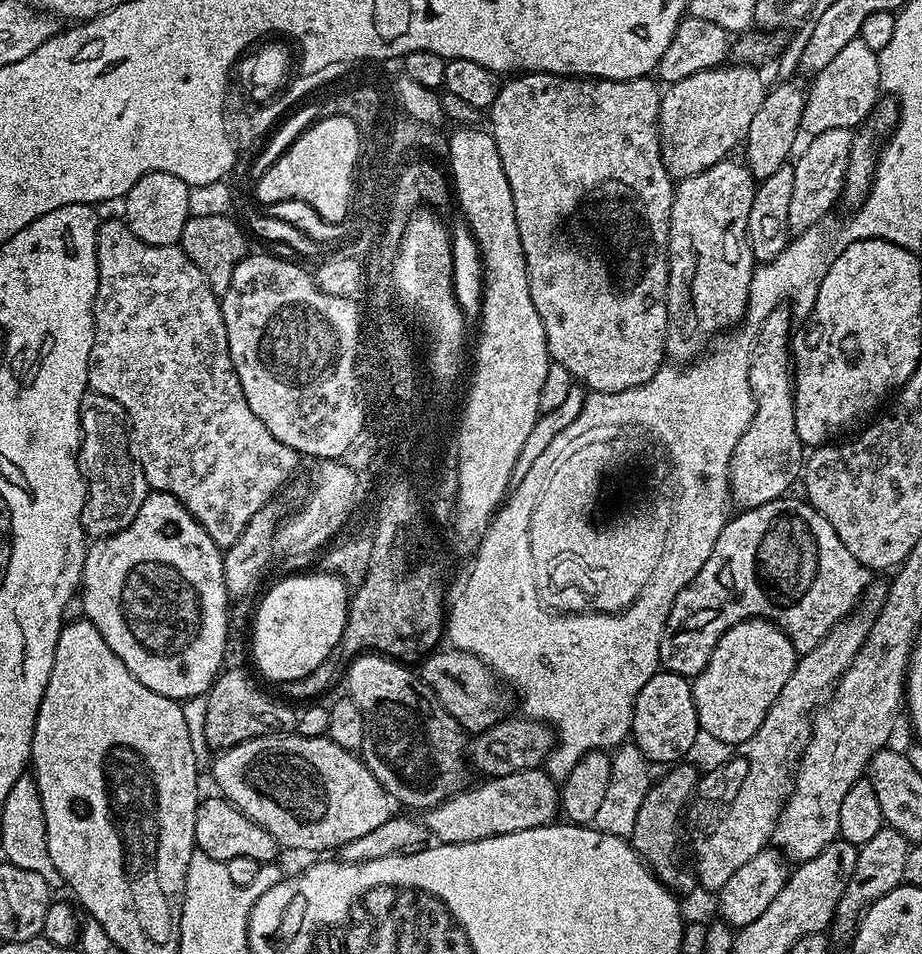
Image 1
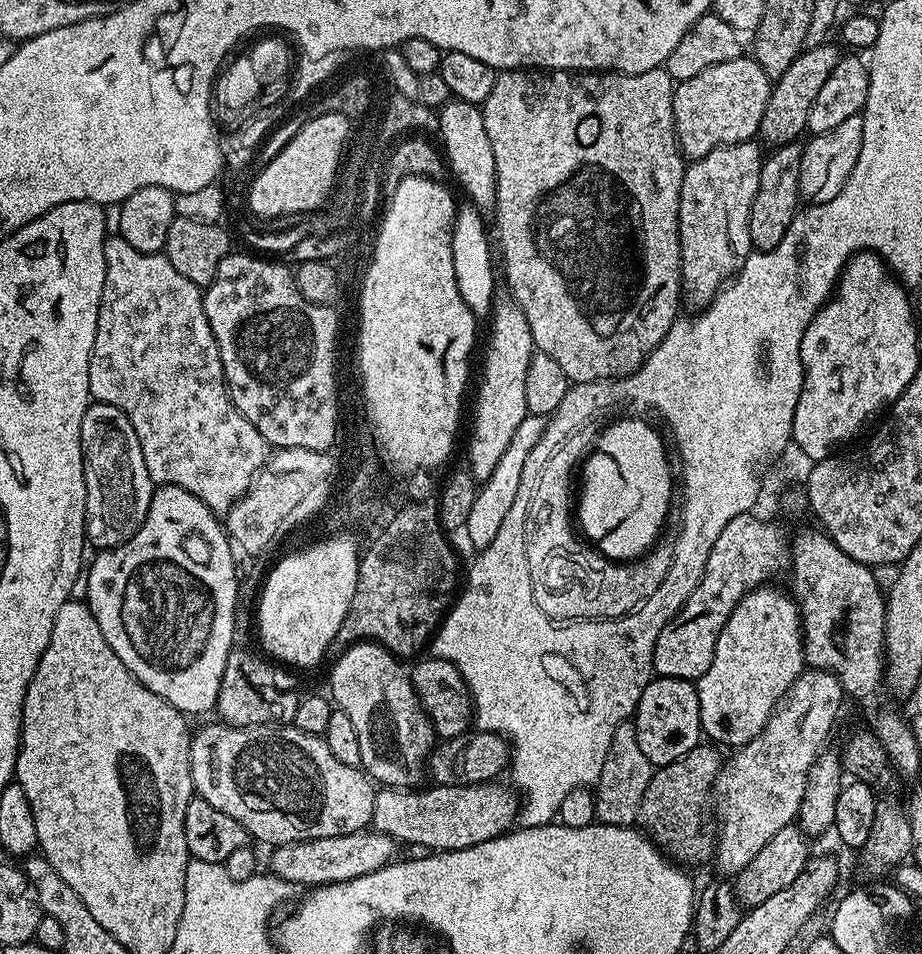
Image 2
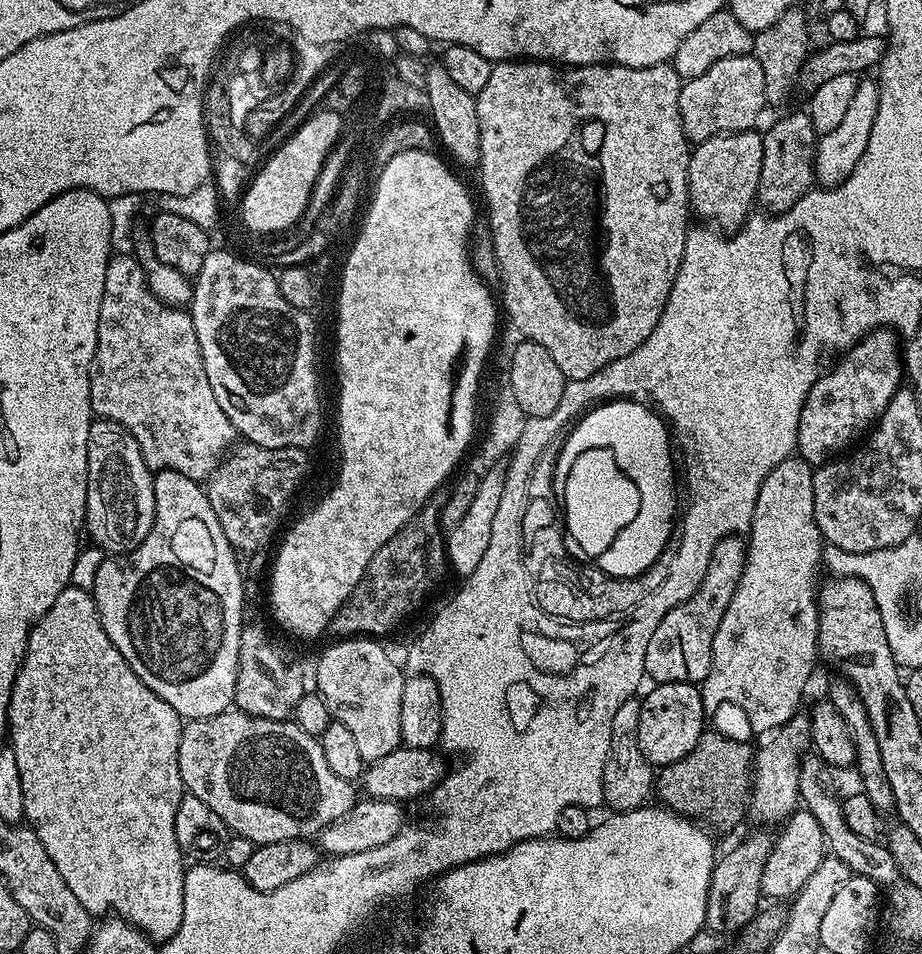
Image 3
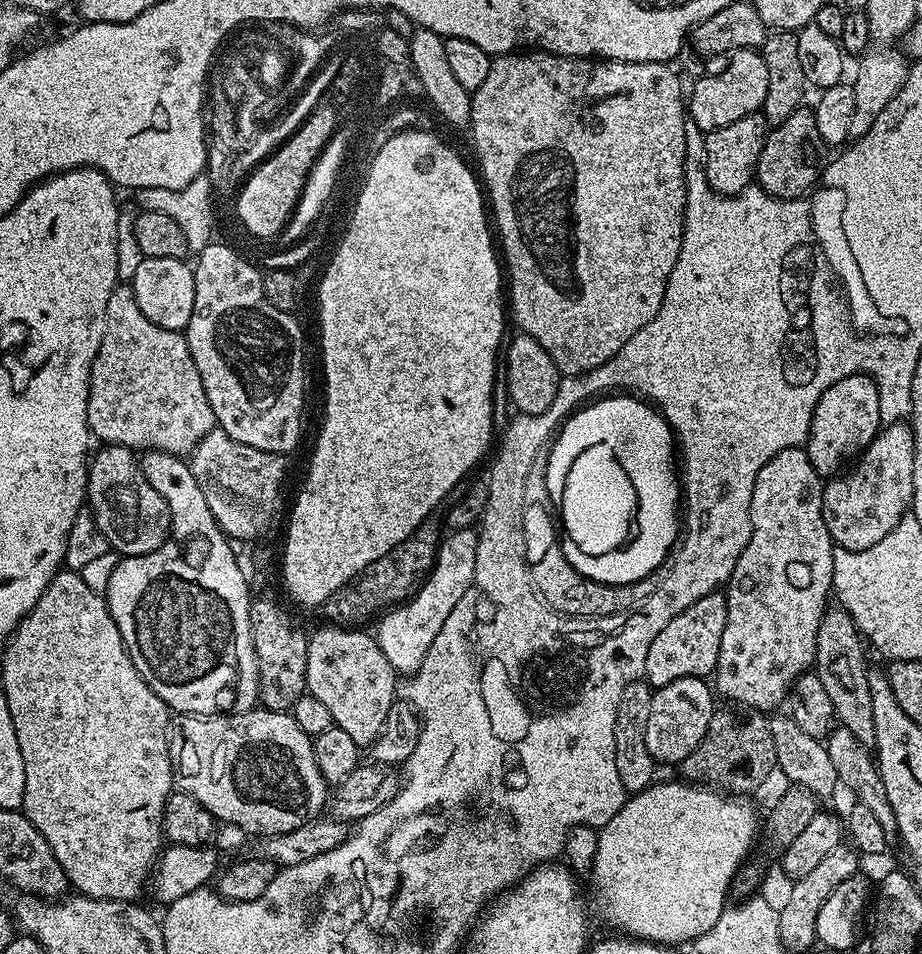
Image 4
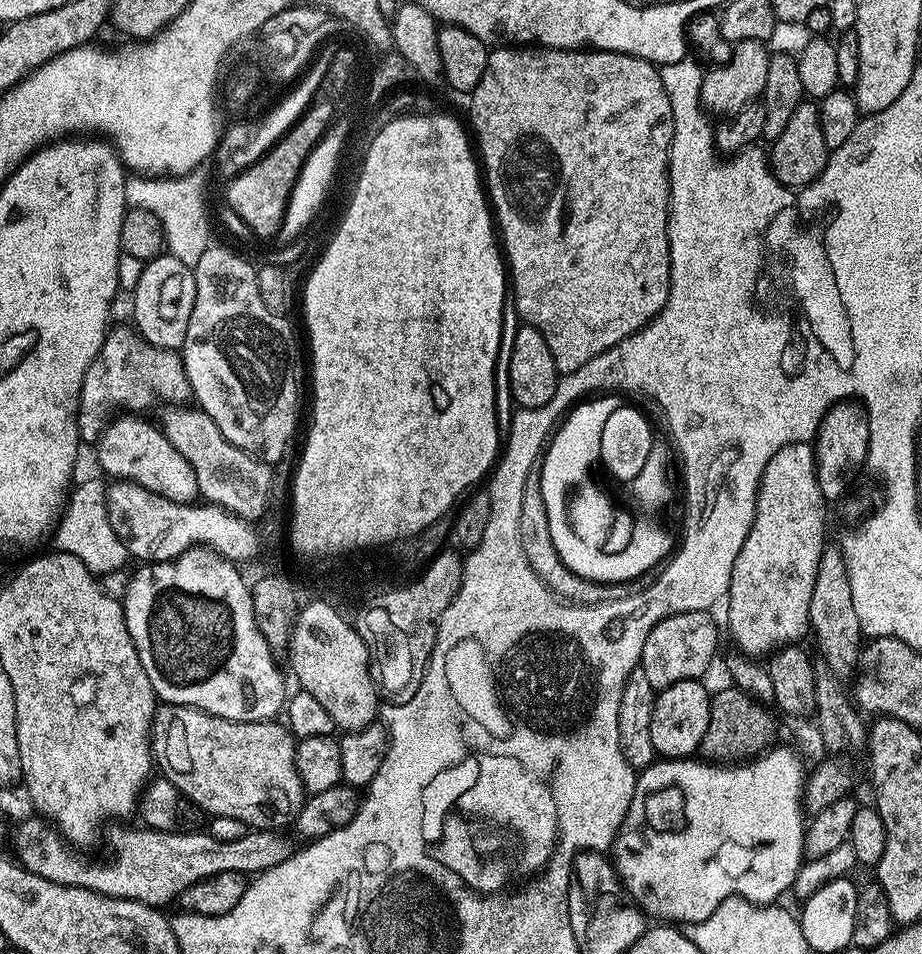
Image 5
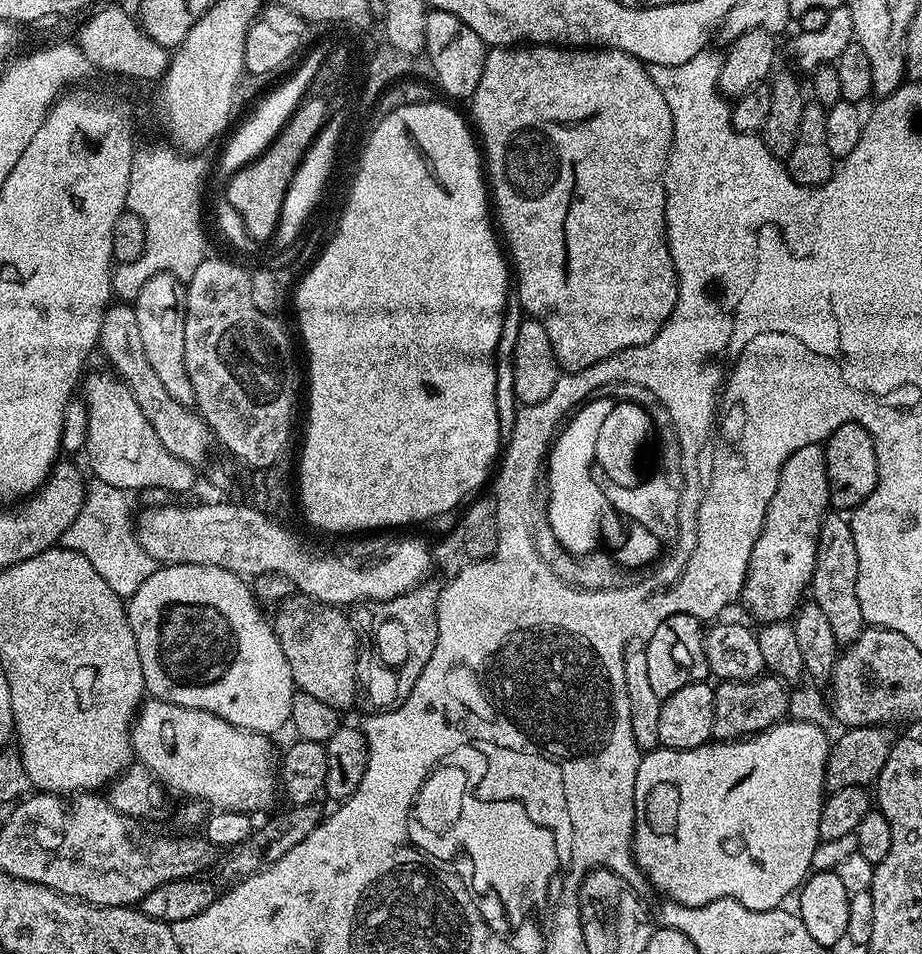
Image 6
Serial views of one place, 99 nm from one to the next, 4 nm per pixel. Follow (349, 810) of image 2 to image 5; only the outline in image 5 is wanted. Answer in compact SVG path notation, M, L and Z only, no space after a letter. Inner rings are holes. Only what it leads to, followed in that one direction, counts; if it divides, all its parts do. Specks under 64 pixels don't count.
M161 703L157 707L155 716L152 717L152 754L154 764L162 771L163 779L174 782L178 790L188 800L192 801L201 812L209 817L221 816L222 818L238 818L238 822L248 825L252 830L284 830L295 821L296 815L302 810L306 793L304 791L304 779L300 777L300 771L296 769L296 740L283 723L272 720L259 720L258 722L242 722L241 720L227 720L221 716L215 716L209 712L201 712L199 708L177 706L175 704Z

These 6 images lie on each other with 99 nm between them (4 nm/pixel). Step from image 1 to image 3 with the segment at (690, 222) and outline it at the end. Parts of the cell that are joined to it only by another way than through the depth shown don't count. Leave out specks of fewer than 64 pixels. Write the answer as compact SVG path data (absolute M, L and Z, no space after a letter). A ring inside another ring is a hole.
M759 131L729 132L709 140L699 141L691 149L690 170L688 171L688 198L693 213L701 216L701 221L711 222L724 230L736 230L748 219L754 208L758 190L758 174L762 174L762 142Z

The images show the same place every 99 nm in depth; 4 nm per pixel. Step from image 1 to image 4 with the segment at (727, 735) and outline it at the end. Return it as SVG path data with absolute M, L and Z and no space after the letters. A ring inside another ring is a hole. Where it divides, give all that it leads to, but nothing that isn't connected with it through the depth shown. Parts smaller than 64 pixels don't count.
M803 447L787 448L774 454L774 458L758 470L758 478L754 482L750 498L750 542L746 542L732 576L726 582L726 630L722 630L716 649L714 688L726 699L745 704L752 708L748 710L760 714L779 709L776 707L785 703L788 687L798 676L809 671L816 659L818 626L829 603L827 600L830 600L834 558L837 555L822 518L823 493L822 478L814 470Z

